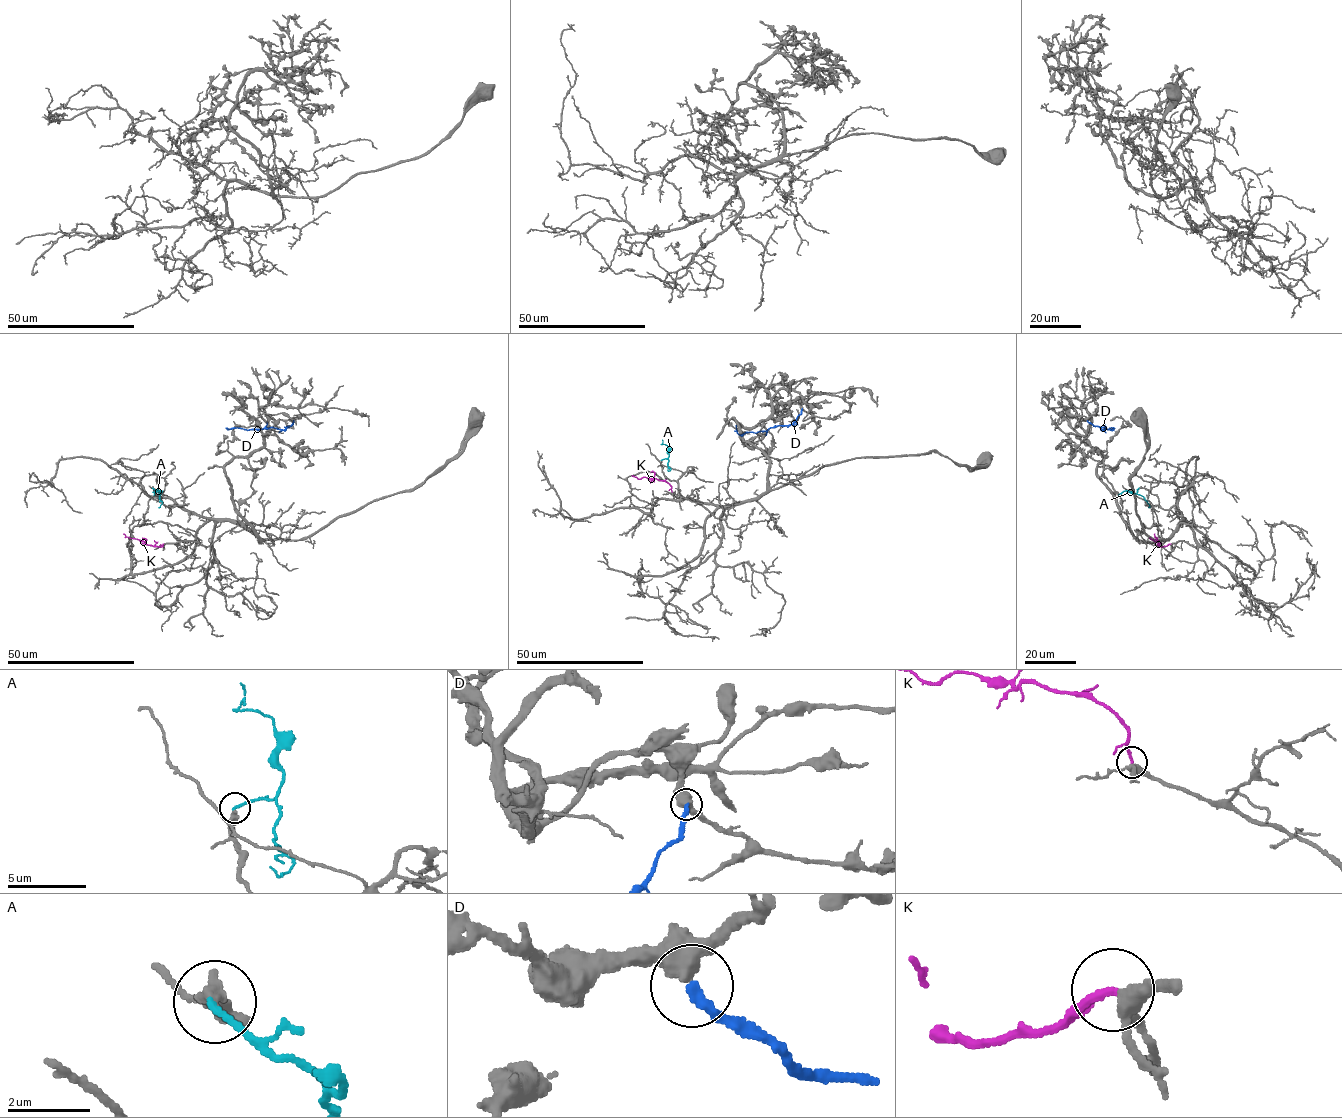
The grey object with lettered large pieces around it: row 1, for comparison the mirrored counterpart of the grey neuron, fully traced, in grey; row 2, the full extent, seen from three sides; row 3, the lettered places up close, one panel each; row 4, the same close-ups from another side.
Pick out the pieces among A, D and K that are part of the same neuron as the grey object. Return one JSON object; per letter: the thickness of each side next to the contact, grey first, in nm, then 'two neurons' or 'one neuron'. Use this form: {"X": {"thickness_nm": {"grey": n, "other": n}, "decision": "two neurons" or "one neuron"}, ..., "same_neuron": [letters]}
{"A": {"thickness_nm": {"grey": 320, "other": 160}, "decision": "two neurons"}, "D": {"thickness_nm": {"grey": 400, "other": 280}, "decision": "two neurons"}, "K": {"thickness_nm": {"grey": 320, "other": 180}, "decision": "one neuron"}, "same_neuron": ["K"]}

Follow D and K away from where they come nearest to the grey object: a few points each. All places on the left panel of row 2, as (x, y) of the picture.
D: (293, 420), (284, 430), (227, 429)
K: (163, 544), (148, 545), (123, 533)

